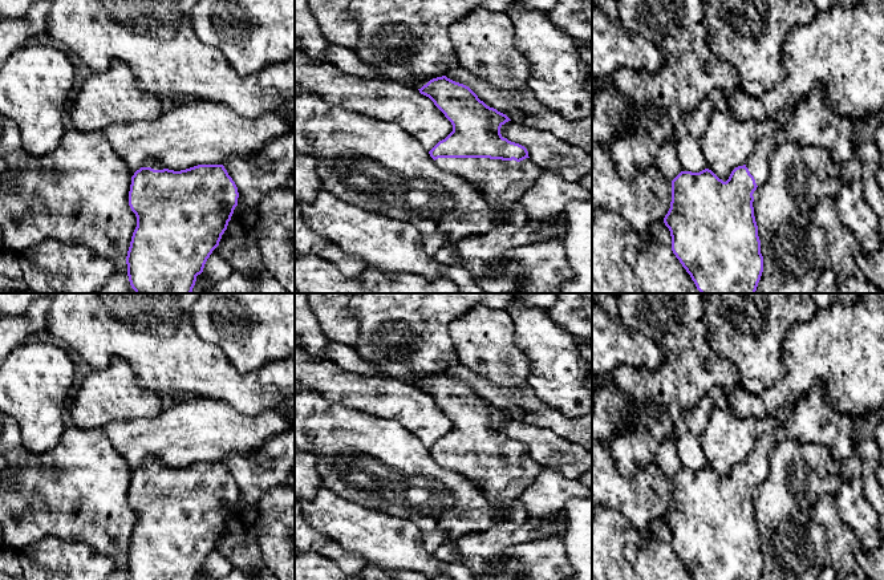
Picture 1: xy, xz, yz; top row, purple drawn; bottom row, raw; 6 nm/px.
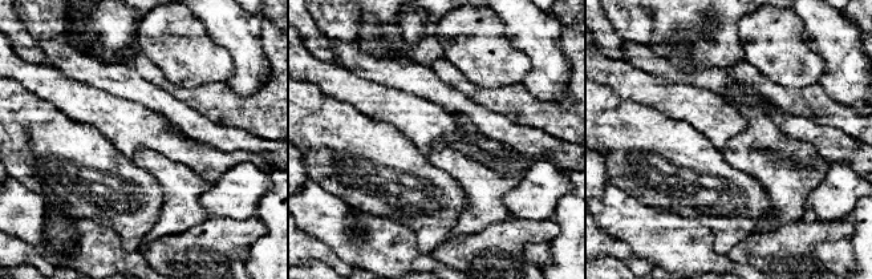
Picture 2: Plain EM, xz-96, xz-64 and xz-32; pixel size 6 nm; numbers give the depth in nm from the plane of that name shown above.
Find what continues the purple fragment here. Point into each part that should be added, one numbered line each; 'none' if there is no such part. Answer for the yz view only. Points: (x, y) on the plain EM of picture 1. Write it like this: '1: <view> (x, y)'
1: yz (814, 420)

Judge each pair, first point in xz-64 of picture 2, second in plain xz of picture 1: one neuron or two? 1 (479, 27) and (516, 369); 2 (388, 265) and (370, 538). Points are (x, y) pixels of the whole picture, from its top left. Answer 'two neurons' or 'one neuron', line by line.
1: one neuron
2: one neuron

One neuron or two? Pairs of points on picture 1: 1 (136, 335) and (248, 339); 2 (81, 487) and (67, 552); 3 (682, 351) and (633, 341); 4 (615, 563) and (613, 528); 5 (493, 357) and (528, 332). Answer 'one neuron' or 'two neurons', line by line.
1: two neurons
2: two neurons
3: two neurons
4: one neuron
5: two neurons

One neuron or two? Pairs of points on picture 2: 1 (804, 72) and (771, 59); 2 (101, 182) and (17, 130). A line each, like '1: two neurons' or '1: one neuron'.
1: one neuron
2: one neuron

